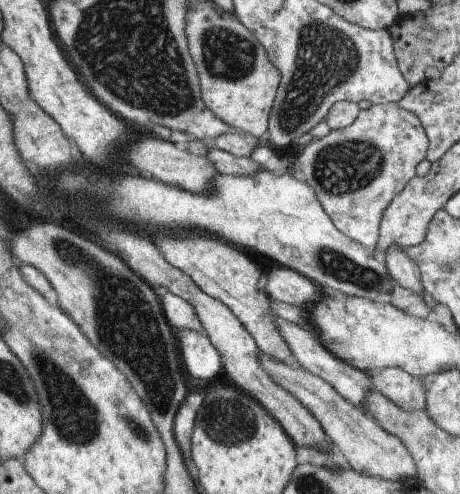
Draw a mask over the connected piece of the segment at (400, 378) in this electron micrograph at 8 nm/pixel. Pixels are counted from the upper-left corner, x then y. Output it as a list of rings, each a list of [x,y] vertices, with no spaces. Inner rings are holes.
[[[389,367],[376,370],[369,377],[369,384],[400,409],[410,411],[424,408],[422,380],[409,376],[401,369]]]

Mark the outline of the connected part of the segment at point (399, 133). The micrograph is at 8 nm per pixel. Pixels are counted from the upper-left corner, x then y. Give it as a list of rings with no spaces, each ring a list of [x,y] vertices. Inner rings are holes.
[[[385,103],[385,104],[370,104],[368,108],[361,109],[355,120],[348,124],[345,128],[330,129],[328,134],[323,137],[313,138],[306,144],[298,156],[299,163],[299,178],[305,181],[317,194],[323,209],[330,219],[332,219],[333,225],[337,227],[337,230],[348,235],[350,239],[353,239],[356,243],[364,246],[369,252],[374,249],[377,242],[379,221],[389,201],[398,193],[403,190],[403,187],[411,180],[411,177],[415,177],[415,166],[419,164],[420,160],[426,158],[426,150],[428,147],[428,140],[421,126],[420,120],[408,110],[402,109],[397,106],[397,103]]]

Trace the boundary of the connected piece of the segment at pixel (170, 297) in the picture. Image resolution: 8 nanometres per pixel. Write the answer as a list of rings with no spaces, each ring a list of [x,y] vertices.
[[[168,291],[162,297],[162,302],[165,307],[165,316],[169,322],[172,322],[172,329],[177,329],[178,332],[183,329],[206,332],[197,309],[191,301]]]

